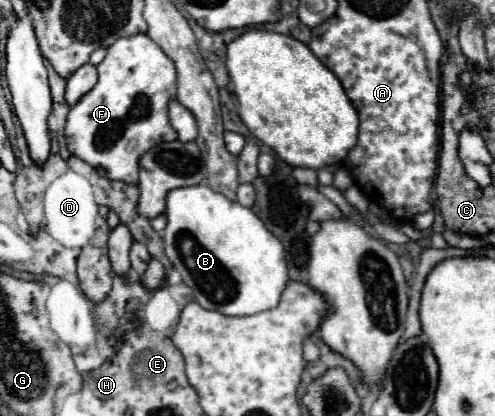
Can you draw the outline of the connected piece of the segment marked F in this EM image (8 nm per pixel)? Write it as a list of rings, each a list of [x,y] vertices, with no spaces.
[[[147,35],[119,39],[97,65],[99,81],[69,111],[65,139],[69,151],[87,161],[105,179],[137,185],[139,159],[151,147],[175,141],[167,105],[175,97],[175,65]]]

